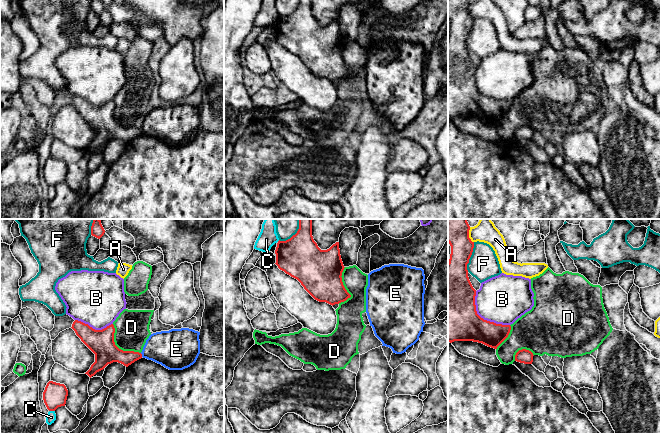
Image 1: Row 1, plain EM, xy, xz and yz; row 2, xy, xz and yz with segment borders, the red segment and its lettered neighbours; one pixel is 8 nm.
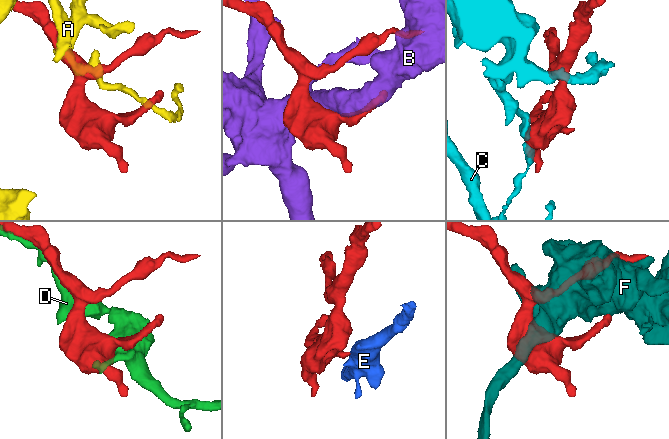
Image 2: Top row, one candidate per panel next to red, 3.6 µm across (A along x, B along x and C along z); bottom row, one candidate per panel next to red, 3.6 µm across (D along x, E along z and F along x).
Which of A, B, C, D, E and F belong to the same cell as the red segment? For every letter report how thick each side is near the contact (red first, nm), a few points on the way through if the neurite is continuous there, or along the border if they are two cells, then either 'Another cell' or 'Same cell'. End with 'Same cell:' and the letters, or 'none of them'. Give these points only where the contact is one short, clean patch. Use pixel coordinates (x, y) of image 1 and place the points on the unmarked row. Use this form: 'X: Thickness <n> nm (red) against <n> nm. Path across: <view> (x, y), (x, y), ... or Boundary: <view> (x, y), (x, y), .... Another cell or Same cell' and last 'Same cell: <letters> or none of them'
A: Thickness 180 nm (red) against 160 nm. Another cell
B: Thickness 400 nm (red) against 380 nm. Another cell
C: Thickness 190 nm (red) against 80 nm. Another cell
D: Thickness 200 nm (red) against 280 nm. Another cell
E: Thickness 150 nm (red) against 300 nm. Boundary: xy (140, 129), (142, 132). Another cell
F: Thickness 280 nm (red) against 240 nm. Another cell
Same cell: none of them

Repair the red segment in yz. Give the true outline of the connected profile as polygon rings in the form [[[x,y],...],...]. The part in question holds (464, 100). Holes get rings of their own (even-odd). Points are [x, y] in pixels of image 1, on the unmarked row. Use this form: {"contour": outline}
{"contour": [[[448,0],[448,19],[451,22],[448,38],[448,118],[473,117],[497,125],[508,113],[511,102],[484,96],[477,90],[476,66],[469,56],[467,46],[474,24],[474,18],[469,14],[469,6],[469,0]]]}

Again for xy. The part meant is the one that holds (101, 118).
{"contour": [[[75,96],[71,104],[81,117],[95,130],[95,138],[85,149],[90,154],[113,138],[118,138],[128,143],[142,134],[142,130],[139,128],[123,127],[115,121],[115,104],[113,100],[102,106],[95,106],[88,100]]]}

